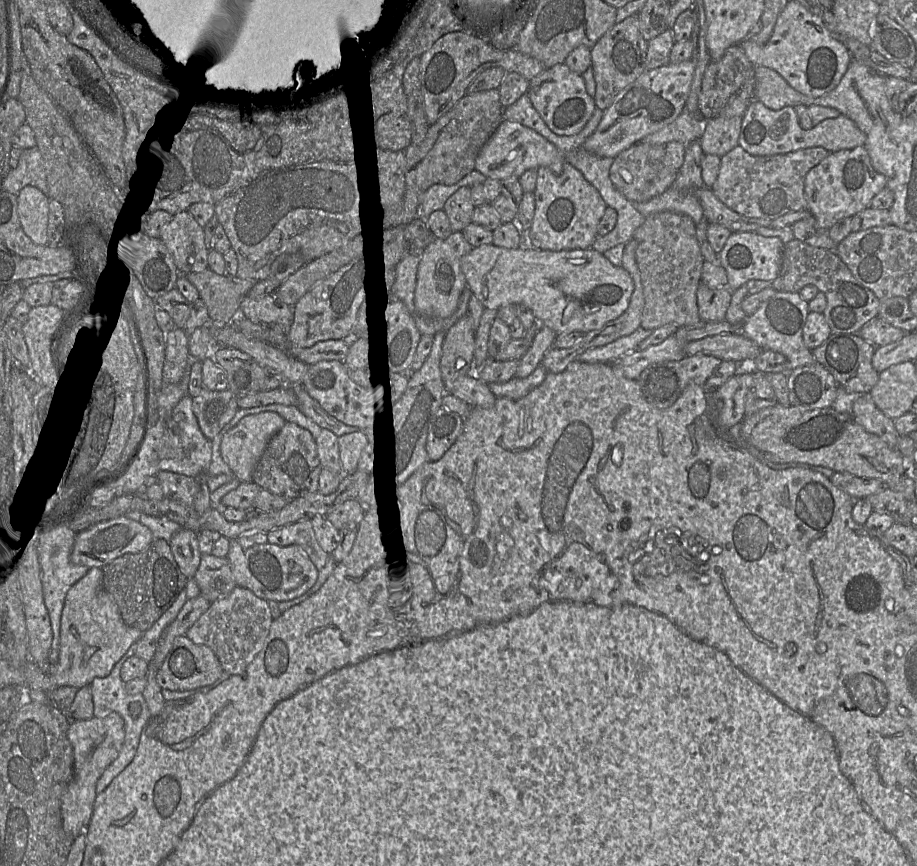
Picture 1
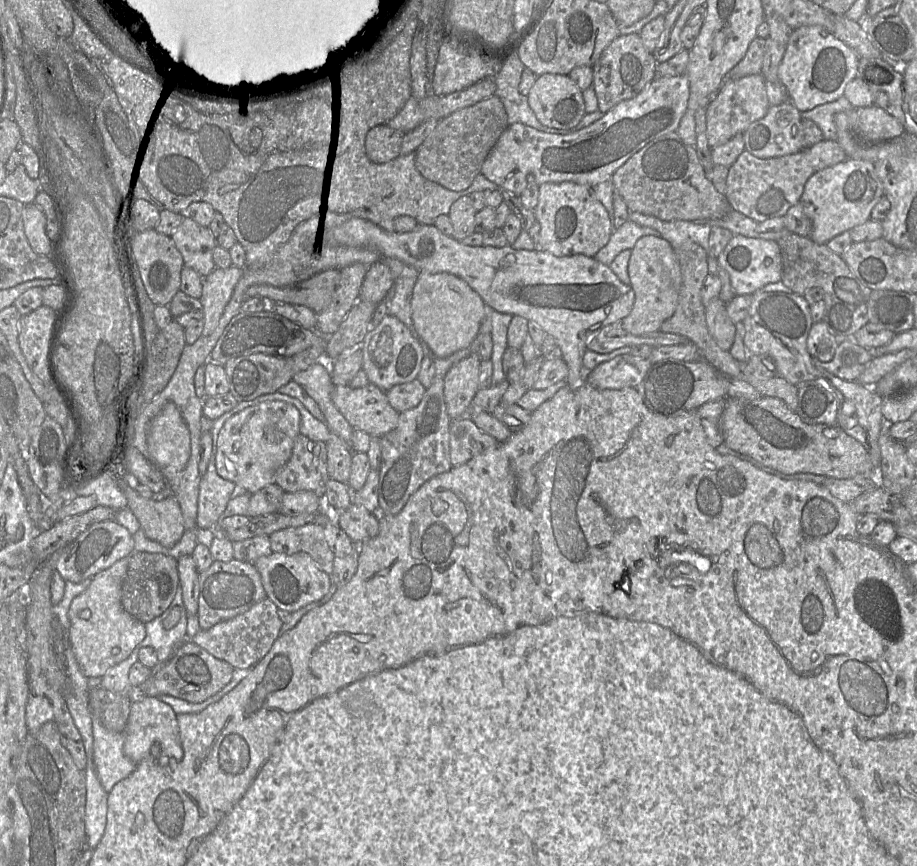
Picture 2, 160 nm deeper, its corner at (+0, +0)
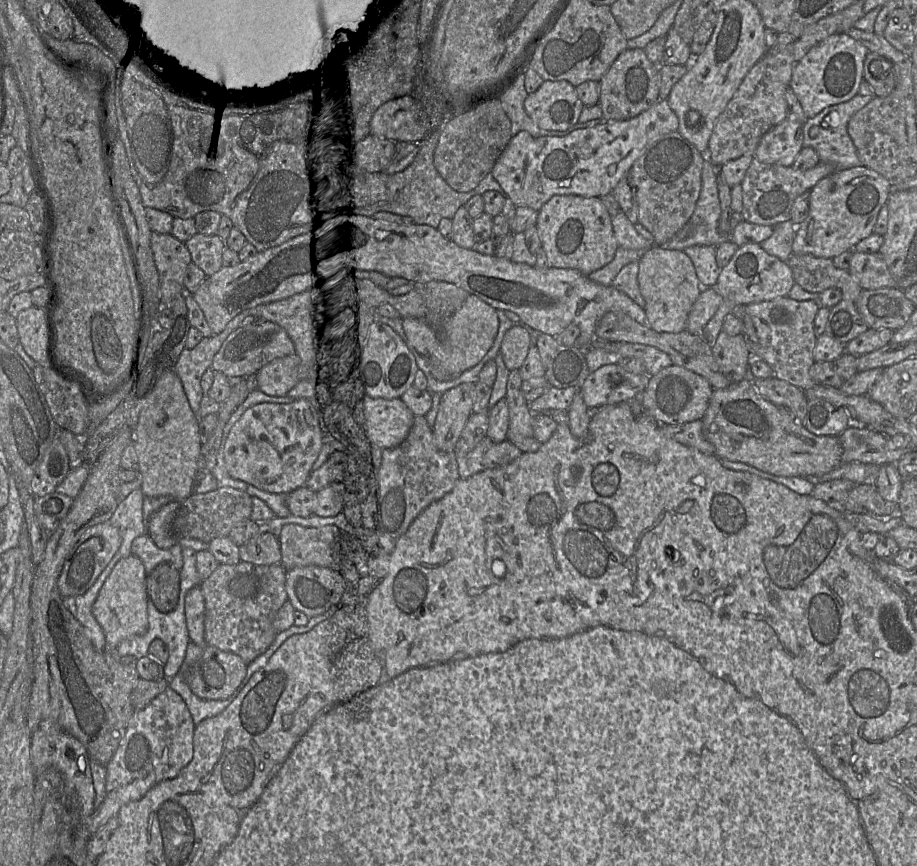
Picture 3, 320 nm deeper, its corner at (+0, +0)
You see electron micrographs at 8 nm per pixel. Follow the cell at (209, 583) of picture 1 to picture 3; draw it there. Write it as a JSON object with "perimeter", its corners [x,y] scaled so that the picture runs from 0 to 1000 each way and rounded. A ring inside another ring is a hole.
{"perimeter":[[[266,648],[256,652],[239,651],[218,674],[224,695],[222,737],[225,745],[257,755],[269,768],[287,755],[302,733],[298,717],[304,703],[313,694],[311,669],[312,658],[306,651],[276,652]]]}

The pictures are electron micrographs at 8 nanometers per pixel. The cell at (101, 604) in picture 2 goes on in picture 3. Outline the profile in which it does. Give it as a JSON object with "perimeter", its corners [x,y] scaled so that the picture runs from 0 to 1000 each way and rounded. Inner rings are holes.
{"perimeter":[[[145,640],[128,649],[104,693],[100,707],[112,726],[115,749],[125,752],[132,740],[157,732],[161,726],[159,661],[155,648]]]}

